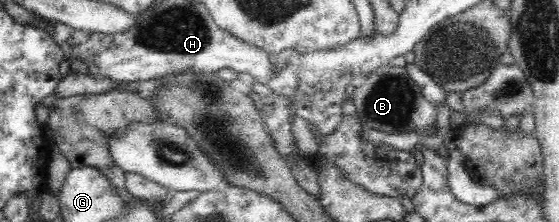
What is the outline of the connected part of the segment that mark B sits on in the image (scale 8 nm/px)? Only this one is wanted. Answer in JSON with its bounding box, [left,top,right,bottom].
[352,67,437,135]

